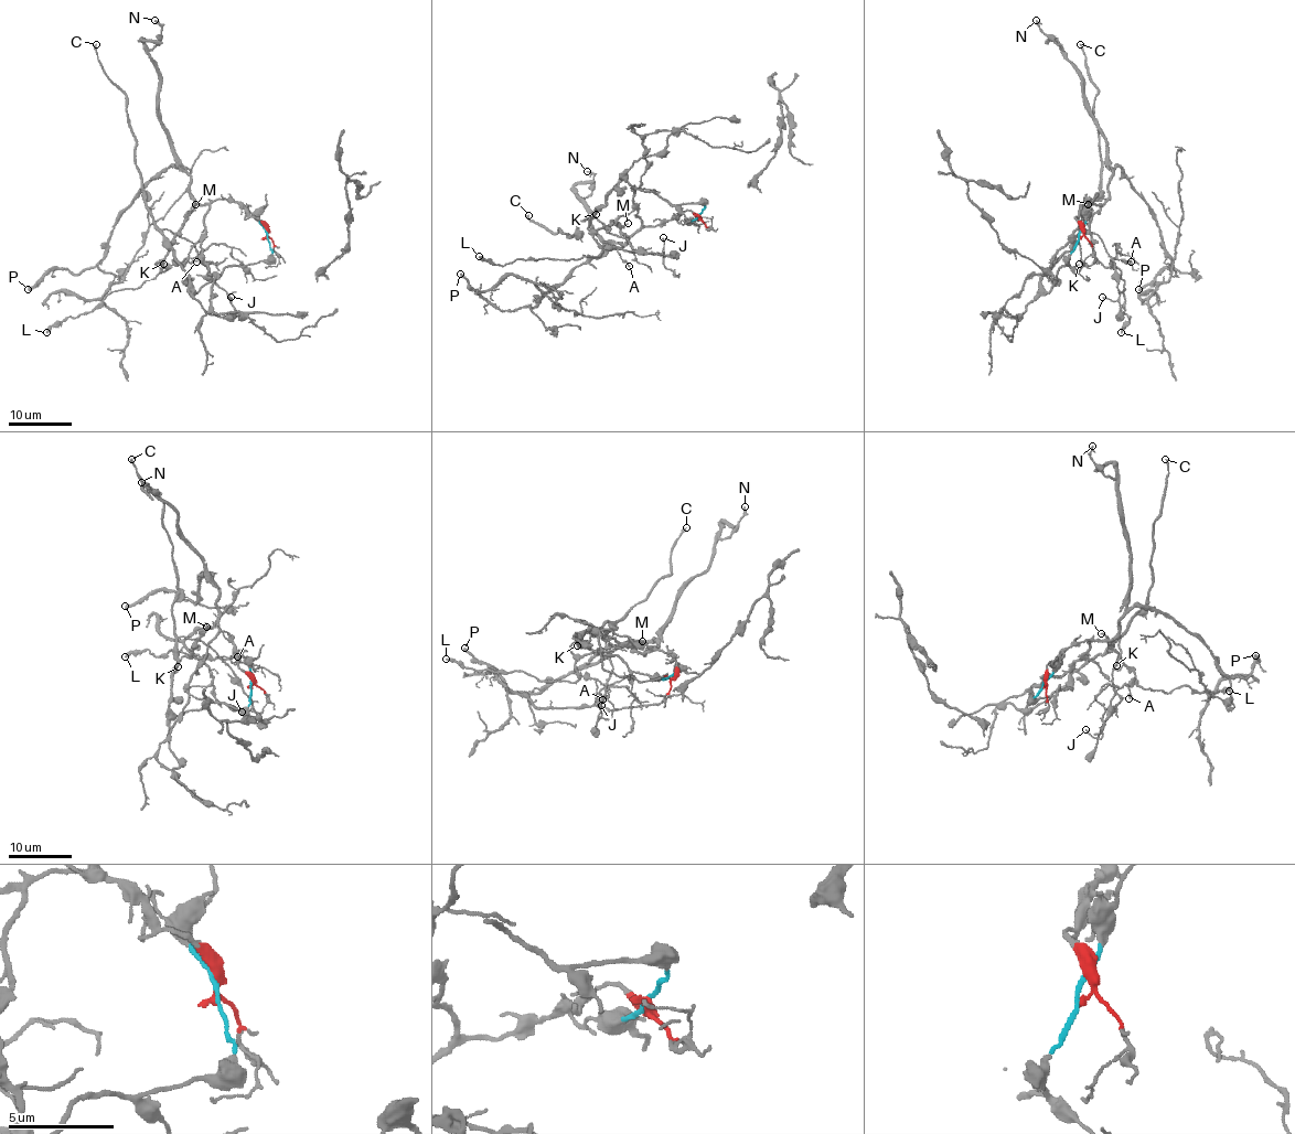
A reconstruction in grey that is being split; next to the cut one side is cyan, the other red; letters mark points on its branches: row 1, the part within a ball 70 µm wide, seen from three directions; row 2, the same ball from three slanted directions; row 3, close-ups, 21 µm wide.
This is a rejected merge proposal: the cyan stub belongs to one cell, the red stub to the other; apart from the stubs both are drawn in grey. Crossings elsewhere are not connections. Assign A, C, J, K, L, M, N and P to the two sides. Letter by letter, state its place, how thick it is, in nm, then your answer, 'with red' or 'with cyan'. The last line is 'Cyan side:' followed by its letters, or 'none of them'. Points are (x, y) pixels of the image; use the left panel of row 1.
A: at (196, 261); 150 nm thick; with red
C: at (96, 44); 240 nm thick; with cyan
J: at (231, 297); 130 nm thick; with cyan
K: at (163, 264); 120 nm thick; with red
L: at (46, 332); 300 nm thick; with red
M: at (195, 204); 140 nm thick; with red
N: at (154, 20); 150 nm thick; with red
P: at (28, 289); 280 nm thick; with red
Cyan side: C, J

